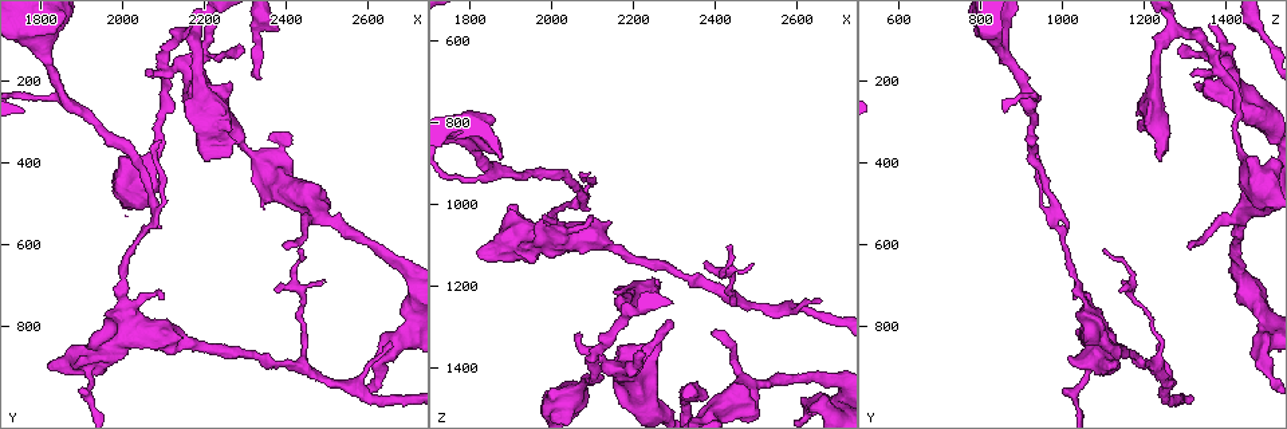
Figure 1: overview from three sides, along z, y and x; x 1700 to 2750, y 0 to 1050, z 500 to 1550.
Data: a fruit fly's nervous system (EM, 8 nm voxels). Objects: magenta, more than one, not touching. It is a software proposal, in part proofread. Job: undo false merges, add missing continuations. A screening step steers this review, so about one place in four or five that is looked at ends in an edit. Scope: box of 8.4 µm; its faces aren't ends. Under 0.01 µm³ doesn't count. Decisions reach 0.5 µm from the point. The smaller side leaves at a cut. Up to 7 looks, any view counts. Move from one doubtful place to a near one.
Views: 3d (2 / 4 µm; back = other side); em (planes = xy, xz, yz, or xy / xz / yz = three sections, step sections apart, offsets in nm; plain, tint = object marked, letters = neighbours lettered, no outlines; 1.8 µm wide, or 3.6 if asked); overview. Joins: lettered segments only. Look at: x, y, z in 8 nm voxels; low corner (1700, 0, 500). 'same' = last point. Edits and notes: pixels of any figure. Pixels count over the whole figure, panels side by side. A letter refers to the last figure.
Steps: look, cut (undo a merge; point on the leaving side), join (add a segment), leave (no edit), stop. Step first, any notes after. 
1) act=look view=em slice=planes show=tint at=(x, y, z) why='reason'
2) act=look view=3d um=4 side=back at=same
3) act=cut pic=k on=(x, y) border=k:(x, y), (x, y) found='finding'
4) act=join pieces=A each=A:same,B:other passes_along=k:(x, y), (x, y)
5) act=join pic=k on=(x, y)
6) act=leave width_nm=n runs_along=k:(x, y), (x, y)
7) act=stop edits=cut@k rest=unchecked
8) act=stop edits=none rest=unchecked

act=look view=3d um=4 at=(2200, 390, 1240) why='an open end'

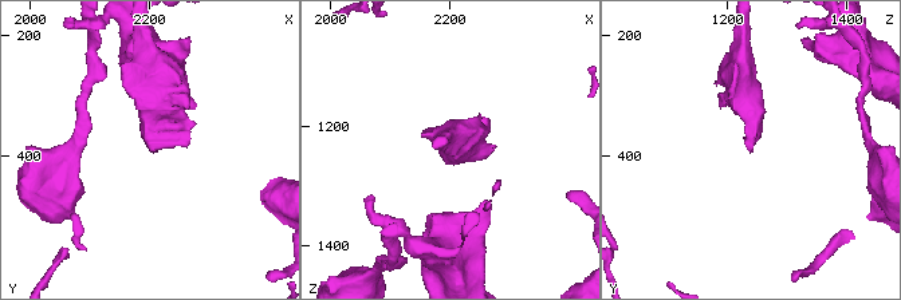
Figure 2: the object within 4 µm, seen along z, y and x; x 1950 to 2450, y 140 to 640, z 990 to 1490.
act=look view=em slice=planes show=letters at=(2205, 390, 1245) why='shape alone is not enough'

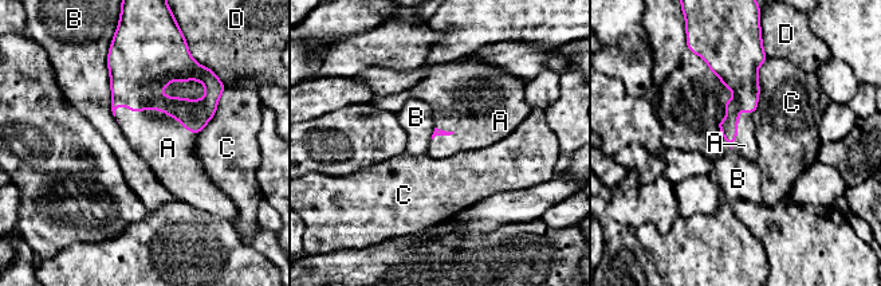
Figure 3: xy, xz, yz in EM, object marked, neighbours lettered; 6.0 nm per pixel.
act=join pieces=A longest_contact=A:500nm each=A:same,B:other,C:other,D:other passes_along=3:(140, 69), (154, 108), (166, 147) found='it goes on there'

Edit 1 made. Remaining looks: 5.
act=look view=3d um=4 at=(1815, 90, 830) why='sharp bend'

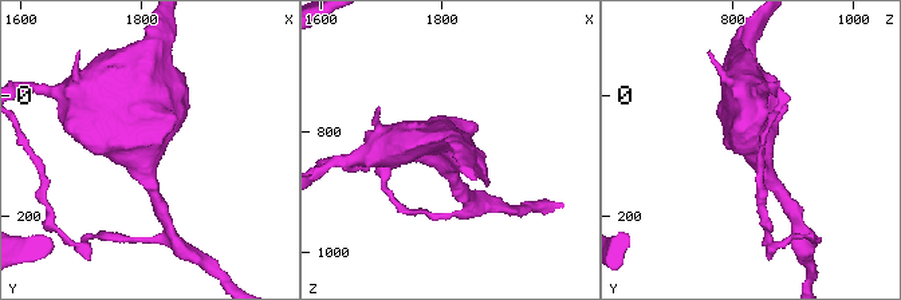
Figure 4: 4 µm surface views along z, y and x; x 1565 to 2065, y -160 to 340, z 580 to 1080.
act=look view=em slice=xz step=8 show=tint at=(1815, 90, 835)

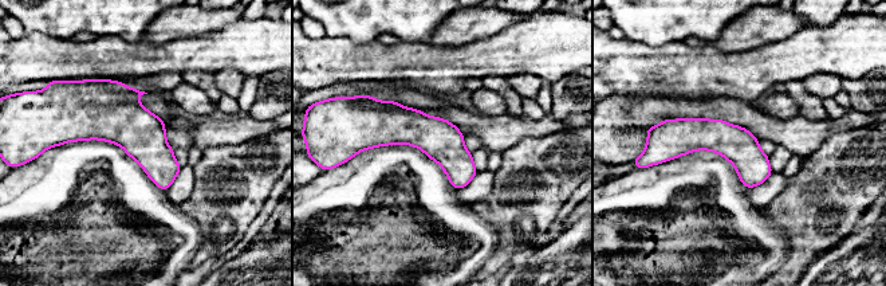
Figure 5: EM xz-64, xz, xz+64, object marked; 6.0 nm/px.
act=look view=em slice=planes show=letters at=same why='cut it another way'

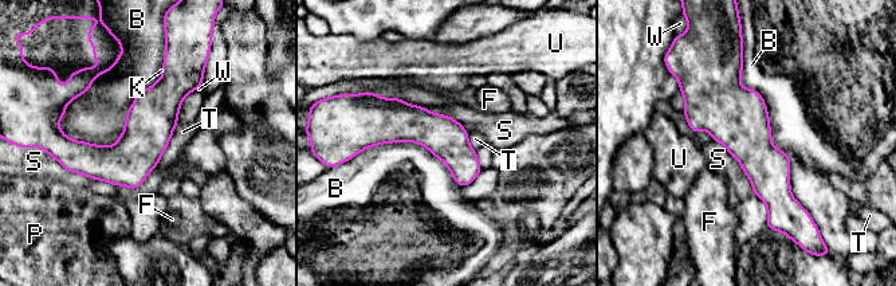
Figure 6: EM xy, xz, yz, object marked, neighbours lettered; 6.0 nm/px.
act=leave width_nm=240 each=B:other,F:other,K:other,P:other,S:other,T:other,U:other,W:other border=6:(354, 156), (415, 141), (440, 159) found='one cell here'

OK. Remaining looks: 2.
act=stop edits=join@3 rest=unchecked

